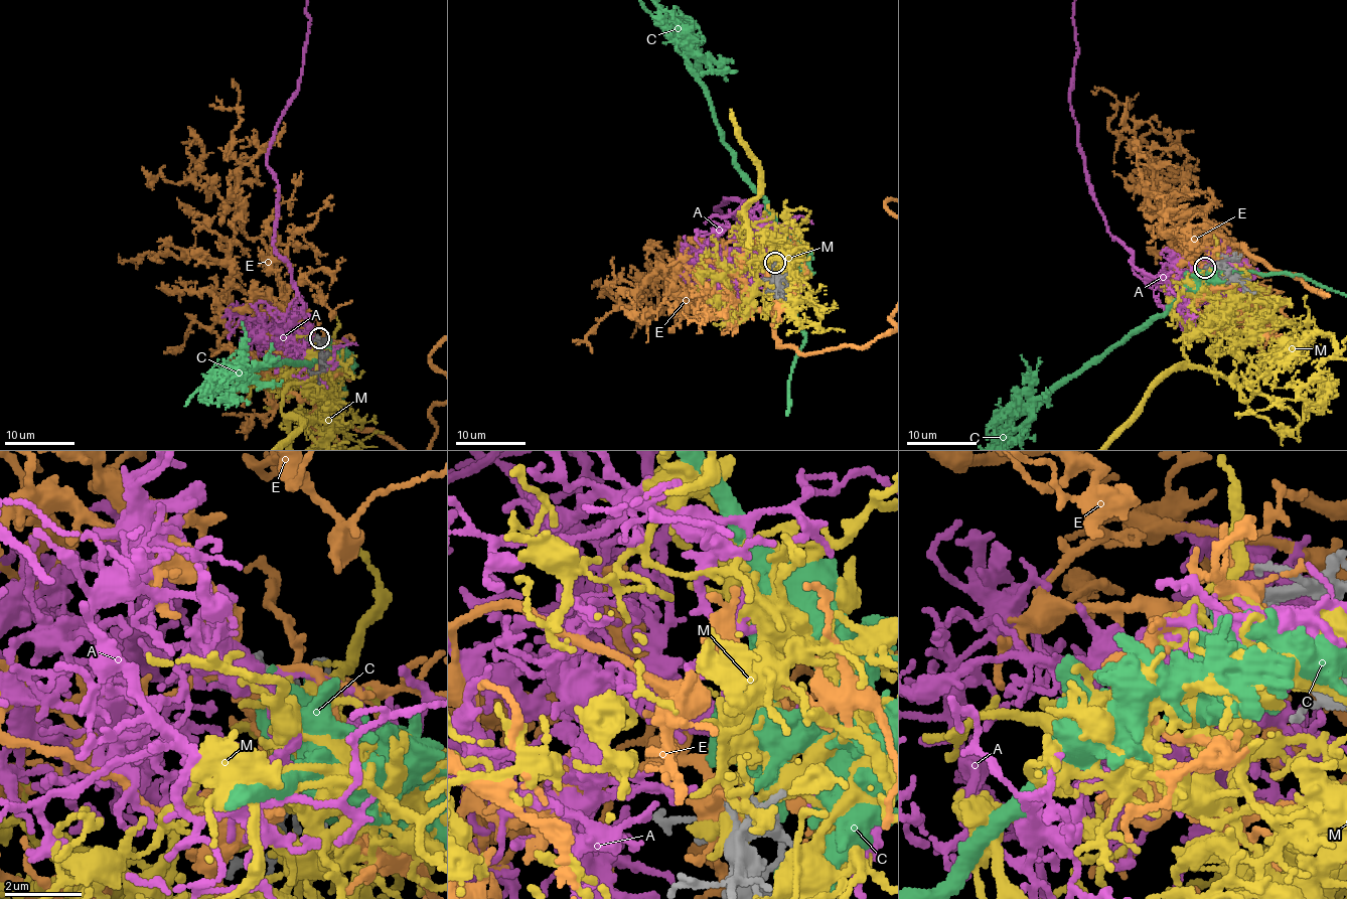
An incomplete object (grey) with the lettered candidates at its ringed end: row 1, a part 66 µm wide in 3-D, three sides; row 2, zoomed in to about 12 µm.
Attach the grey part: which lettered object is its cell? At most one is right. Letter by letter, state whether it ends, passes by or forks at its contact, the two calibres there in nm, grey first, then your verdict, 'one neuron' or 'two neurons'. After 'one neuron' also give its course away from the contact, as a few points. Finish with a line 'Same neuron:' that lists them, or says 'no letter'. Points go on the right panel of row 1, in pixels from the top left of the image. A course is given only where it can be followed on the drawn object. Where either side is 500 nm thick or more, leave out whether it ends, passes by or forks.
A: it forks | 200/280 nm | one neuron
C: it ends | 200/400 nm | two neurons
E: it forks | 220/190 nm | two neurons
M: it ends | 200/200 nm | two neurons
Same neuron: A

